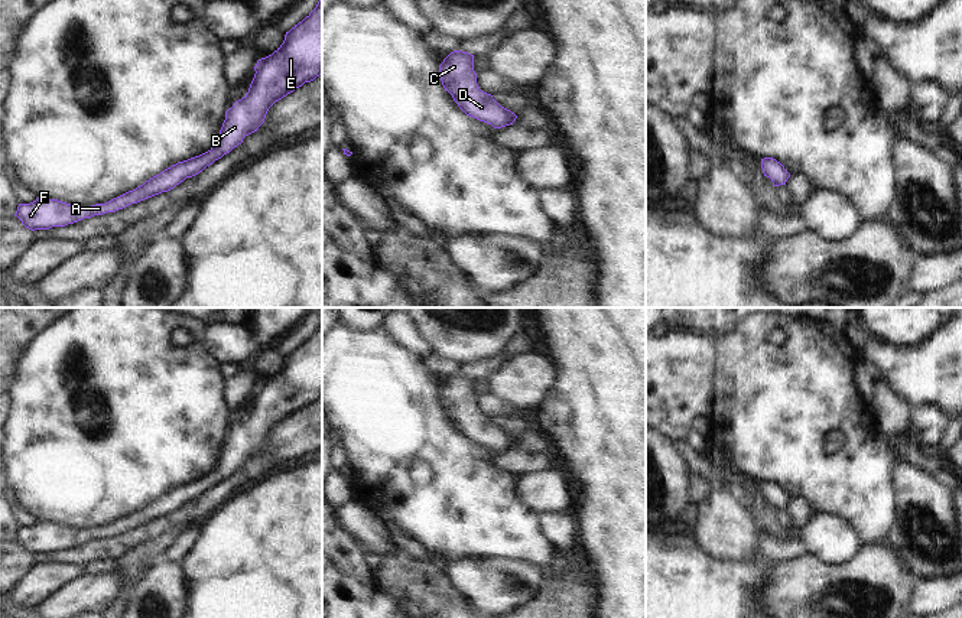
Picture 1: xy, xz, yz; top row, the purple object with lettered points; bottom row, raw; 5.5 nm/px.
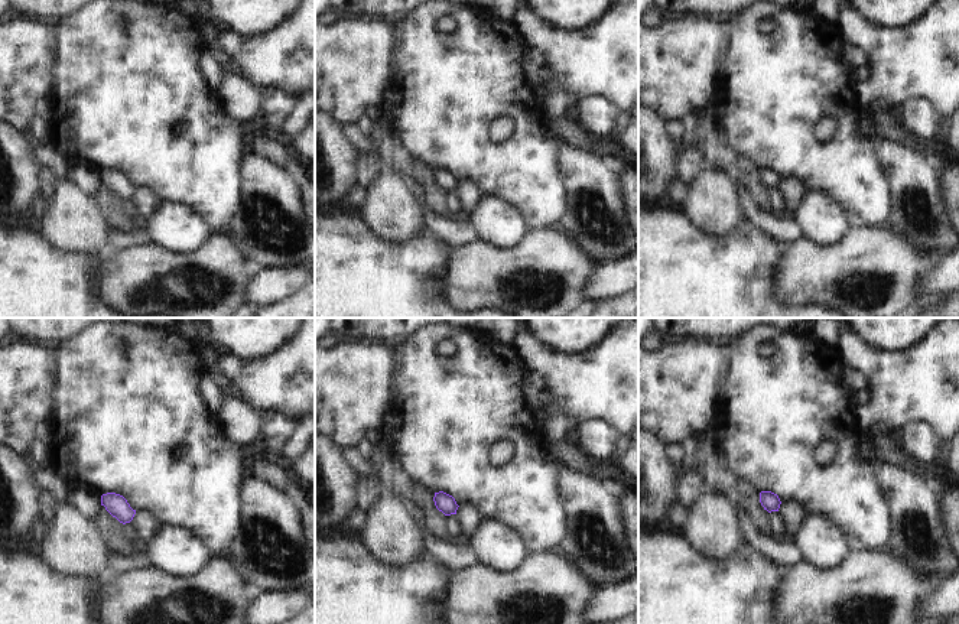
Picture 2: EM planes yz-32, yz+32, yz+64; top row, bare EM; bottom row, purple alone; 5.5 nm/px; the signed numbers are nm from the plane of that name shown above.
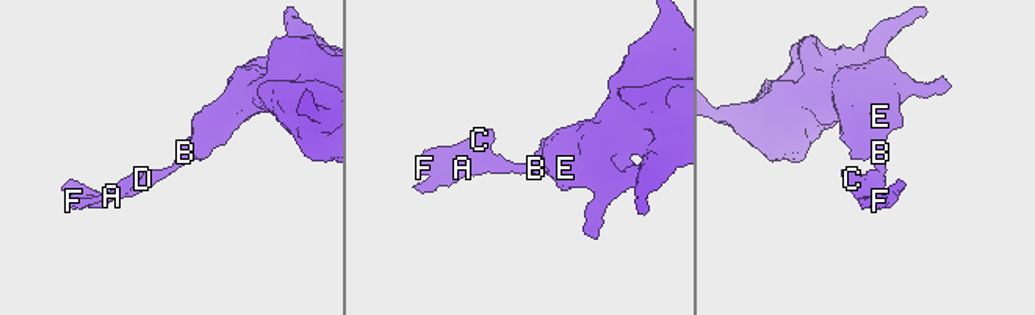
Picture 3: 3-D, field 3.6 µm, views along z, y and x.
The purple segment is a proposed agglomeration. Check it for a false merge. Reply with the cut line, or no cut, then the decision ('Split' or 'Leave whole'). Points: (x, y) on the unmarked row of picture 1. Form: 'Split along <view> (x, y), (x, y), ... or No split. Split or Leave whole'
No split. Leave whole

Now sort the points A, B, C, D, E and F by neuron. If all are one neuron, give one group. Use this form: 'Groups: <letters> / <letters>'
Groups: A B C D E F

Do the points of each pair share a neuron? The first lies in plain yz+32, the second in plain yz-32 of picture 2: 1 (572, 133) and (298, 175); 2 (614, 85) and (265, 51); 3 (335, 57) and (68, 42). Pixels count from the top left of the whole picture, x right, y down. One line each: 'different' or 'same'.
1: same
2: same
3: different

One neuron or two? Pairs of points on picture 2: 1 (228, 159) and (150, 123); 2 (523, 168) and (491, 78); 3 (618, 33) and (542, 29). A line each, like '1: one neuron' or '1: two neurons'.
1: one neuron
2: one neuron
3: one neuron

